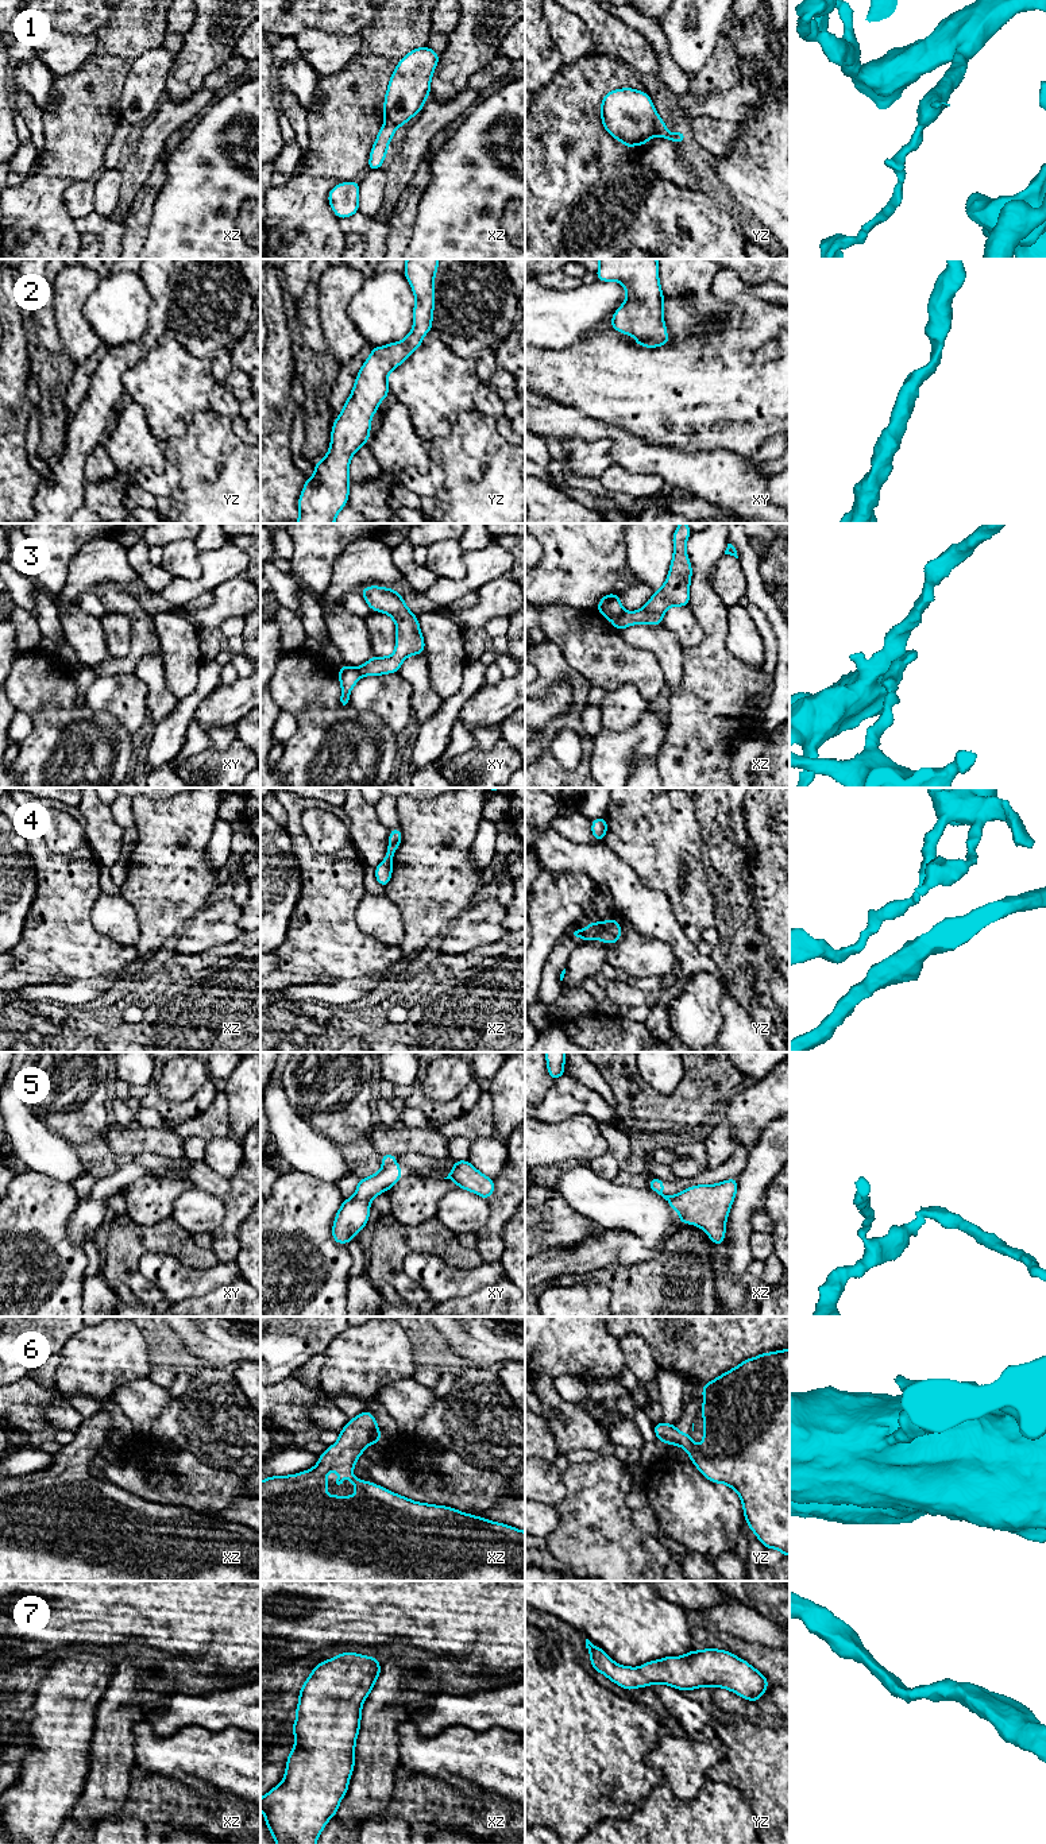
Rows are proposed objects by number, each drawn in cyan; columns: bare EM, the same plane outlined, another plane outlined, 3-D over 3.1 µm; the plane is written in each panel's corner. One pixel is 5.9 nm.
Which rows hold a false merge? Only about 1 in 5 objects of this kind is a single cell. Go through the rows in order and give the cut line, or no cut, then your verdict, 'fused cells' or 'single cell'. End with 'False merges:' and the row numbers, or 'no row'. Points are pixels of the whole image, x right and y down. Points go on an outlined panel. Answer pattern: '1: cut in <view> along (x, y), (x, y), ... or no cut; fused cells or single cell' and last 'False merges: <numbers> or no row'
1: cut in yz along (656, 113), (652, 134); fused cells
2: no cut; single cell
3: cut in xz along (625, 613), (613, 622); fused cells
4: cut in yz along (593, 923), (595, 938); fused cells
5: cut in xy along (389, 1163), (383, 1167); fused cells
6: no cut; single cell
7: no cut; single cell
False merges: 1, 3, 4, 5

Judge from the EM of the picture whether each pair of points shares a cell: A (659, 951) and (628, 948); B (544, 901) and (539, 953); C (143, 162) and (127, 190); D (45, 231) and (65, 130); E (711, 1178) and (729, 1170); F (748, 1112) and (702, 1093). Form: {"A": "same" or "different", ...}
{"A": "same", "B": "same", "C": "same", "D": "same", "E": "same", "F": "different"}

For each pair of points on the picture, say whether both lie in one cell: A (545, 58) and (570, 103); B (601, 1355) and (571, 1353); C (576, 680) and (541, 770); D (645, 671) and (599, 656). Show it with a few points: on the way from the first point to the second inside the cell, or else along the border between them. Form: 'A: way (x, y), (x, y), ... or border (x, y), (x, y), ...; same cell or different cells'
A: border (562, 64), (555, 74), (539, 89); different cells
B: way (594, 1355), (578, 1353); same cell
C: way (578, 703), (576, 708), (545, 737), (545, 747); same cell
D: way (635, 667), (610, 663); same cell

